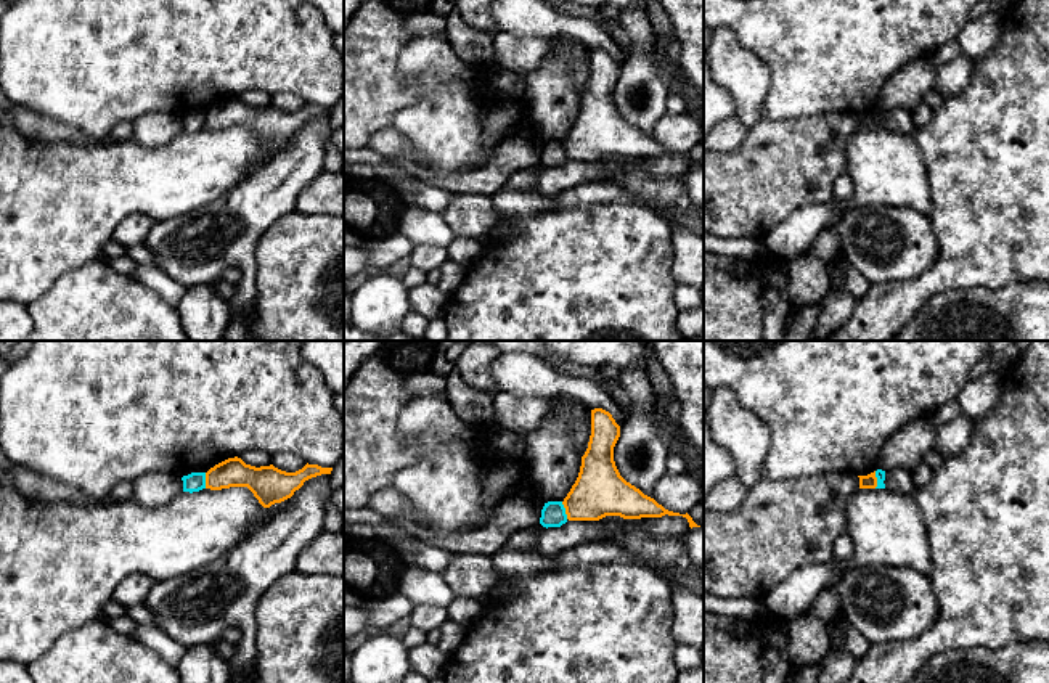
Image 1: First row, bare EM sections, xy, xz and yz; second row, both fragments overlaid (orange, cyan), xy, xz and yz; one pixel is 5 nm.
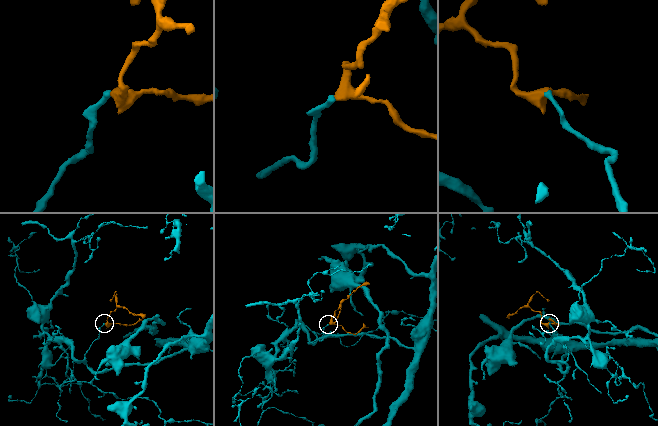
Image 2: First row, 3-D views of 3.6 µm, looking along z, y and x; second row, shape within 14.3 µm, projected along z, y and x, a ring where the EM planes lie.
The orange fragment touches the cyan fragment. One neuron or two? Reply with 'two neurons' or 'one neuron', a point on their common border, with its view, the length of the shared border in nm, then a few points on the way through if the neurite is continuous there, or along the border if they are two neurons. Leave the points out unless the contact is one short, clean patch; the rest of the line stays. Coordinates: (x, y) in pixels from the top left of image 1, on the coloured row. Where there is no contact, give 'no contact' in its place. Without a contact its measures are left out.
two neurons; meets orange in xz at (566, 510); contact 90 nm long; border along xz (561, 502), (567, 518)

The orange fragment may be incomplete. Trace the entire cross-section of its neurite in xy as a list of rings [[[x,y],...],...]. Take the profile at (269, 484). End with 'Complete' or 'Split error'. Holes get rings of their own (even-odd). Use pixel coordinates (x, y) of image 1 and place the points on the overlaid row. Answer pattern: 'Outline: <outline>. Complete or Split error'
Outline: [[[228,458],[206,472],[206,489],[222,490],[230,487],[247,487],[263,508],[281,503],[294,495],[305,481],[331,474],[333,468],[305,464],[296,472],[286,472],[273,464],[251,466],[241,458]]]. Complete

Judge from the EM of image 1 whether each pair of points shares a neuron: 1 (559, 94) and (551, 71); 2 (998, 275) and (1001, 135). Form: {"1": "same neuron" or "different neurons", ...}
{"1": "same neuron", "2": "same neuron"}

